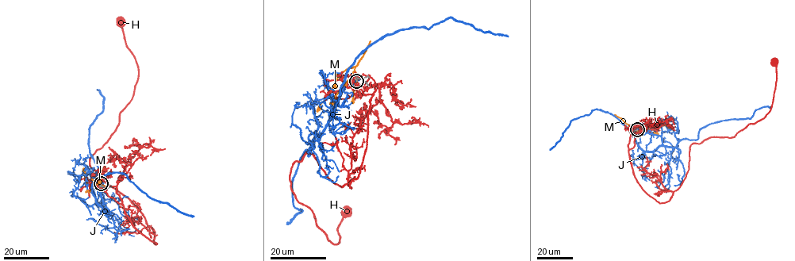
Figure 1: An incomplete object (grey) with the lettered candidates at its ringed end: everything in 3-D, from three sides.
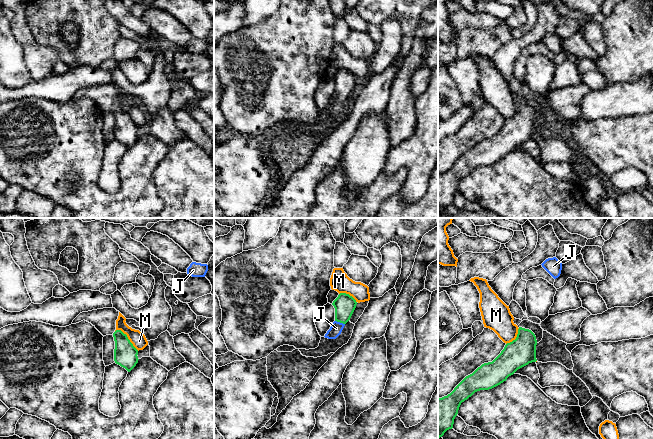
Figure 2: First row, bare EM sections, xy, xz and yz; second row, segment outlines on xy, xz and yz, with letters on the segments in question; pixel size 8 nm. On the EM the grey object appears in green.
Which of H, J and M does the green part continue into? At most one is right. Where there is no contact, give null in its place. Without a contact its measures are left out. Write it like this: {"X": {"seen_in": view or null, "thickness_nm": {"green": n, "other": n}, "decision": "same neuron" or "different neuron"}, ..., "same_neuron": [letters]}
{"H": {"seen_in": null, "decision": "different neuron"}, "J": {"seen_in": "xz", "thickness_nm": {"green": 170, "other": 100}, "decision": "same neuron"}, "M": {"seen_in": "xy", "thickness_nm": {"green": 190, "other": 120}, "decision": "different neuron"}, "same_neuron": ["J"]}

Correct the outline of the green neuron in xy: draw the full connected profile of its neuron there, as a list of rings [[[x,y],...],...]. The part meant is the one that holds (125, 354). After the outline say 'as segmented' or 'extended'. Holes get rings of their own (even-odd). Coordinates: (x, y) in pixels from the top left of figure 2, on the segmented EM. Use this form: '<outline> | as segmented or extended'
[[[121,330],[113,333],[115,341],[114,361],[130,372],[138,363],[138,350]]] | as segmented

